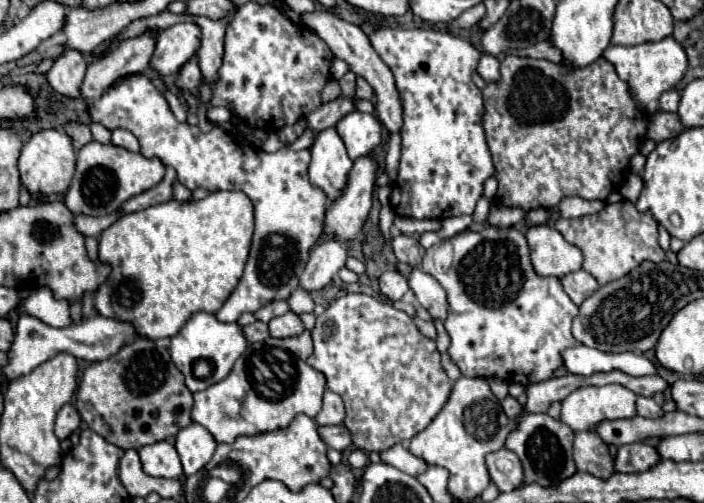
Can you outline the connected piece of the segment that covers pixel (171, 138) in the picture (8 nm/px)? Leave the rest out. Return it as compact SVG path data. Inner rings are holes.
M146 75L120 77L112 85L112 89L108 93L104 93L104 97L92 101L90 115L92 115L94 123L106 125L110 131L118 129L118 127L132 131L140 141L142 155L144 157L156 155L162 159L164 165L174 167L178 173L178 181L184 187L188 187L190 191L196 187L202 187L210 193L232 189L232 191L246 193L250 197L250 201L254 203L256 231L252 237L252 247L250 247L250 255L246 261L246 269L244 269L240 283L232 291L232 295L226 299L222 309L216 313L216 317L220 321L232 323L240 317L240 313L244 313L244 311L254 313L270 301L288 299L292 295L292 291L298 289L298 279L300 279L300 273L304 271L304 265L308 261L308 253L310 253L312 245L322 235L324 211L326 211L326 205L324 205L326 193L308 181L308 163L310 163L310 151L308 149L294 151L294 149L282 147L276 153L266 153L256 145L250 147L250 143L230 135L228 131L224 131L220 127L214 127L212 131L202 133L198 127L190 127L188 123L178 123L176 117L172 115L168 103L166 103L164 95L152 85L152 81Z

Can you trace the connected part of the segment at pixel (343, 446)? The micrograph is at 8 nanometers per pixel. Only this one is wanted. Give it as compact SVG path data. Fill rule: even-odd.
M334 425L334 427L320 427L320 435L324 443L332 449L346 451L352 445L352 435L344 425Z

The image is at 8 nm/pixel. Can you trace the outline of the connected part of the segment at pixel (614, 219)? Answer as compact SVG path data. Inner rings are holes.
M624 201L618 205L606 205L600 213L596 215L584 215L578 219L558 219L554 223L554 229L562 233L562 237L576 245L582 253L584 253L584 269L588 273L592 273L592 277L596 277L596 281L600 285L606 285L608 281L620 279L624 275L628 275L632 269L636 269L642 261L654 261L654 263L662 263L664 261L664 251L658 245L658 221L650 215L650 213L640 213L634 203Z

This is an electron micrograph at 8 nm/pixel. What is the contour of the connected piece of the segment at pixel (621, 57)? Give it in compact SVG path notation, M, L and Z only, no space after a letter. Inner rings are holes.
M666 37L662 41L654 43L642 43L642 45L610 45L604 51L604 57L616 67L616 73L630 85L632 95L640 107L644 107L648 113L656 113L658 99L664 91L672 89L688 71L688 57L684 47L674 39Z

